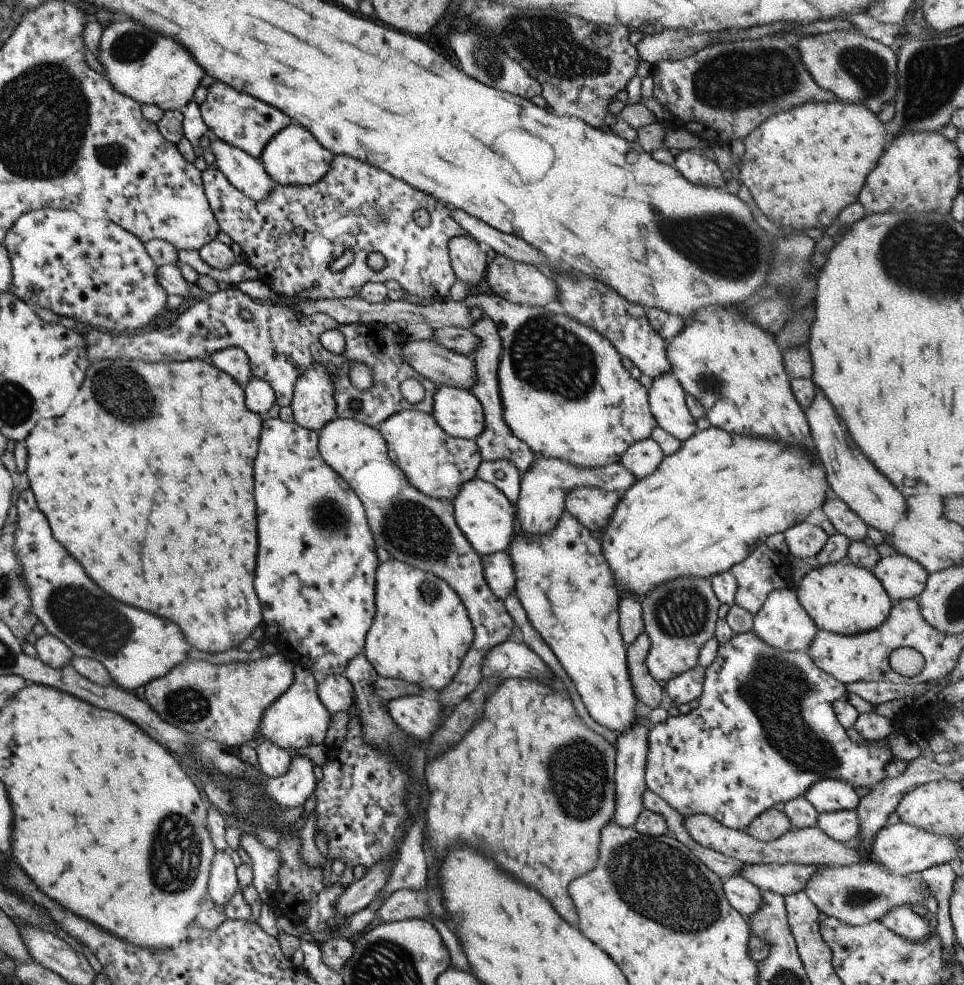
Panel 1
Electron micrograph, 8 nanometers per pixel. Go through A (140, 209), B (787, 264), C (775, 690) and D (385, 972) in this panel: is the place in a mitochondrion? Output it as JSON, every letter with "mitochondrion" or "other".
{"A":"other","B":"mitochondrion","C":"mitochondrion","D":"mitochondrion"}

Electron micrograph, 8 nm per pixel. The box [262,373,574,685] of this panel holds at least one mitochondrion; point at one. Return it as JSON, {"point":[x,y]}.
{"point":[411,528]}

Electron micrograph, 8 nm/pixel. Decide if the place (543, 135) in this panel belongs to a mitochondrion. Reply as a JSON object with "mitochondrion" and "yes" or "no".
{"mitochondrion":"no"}

